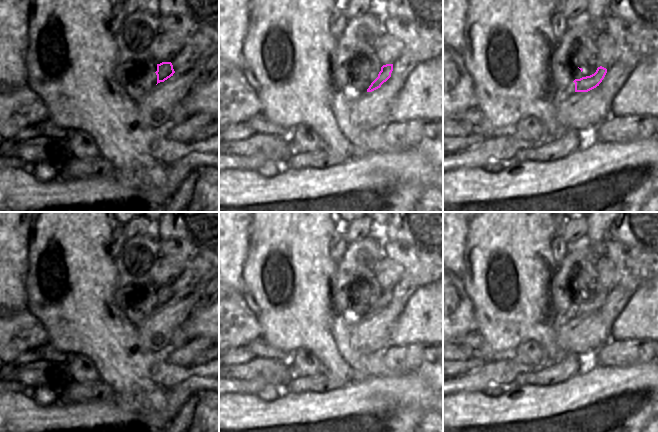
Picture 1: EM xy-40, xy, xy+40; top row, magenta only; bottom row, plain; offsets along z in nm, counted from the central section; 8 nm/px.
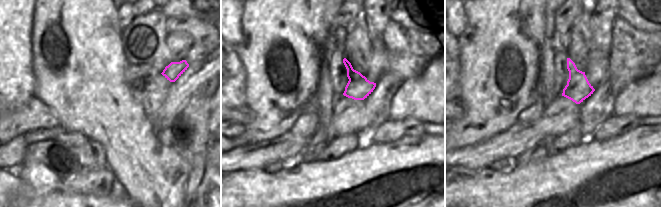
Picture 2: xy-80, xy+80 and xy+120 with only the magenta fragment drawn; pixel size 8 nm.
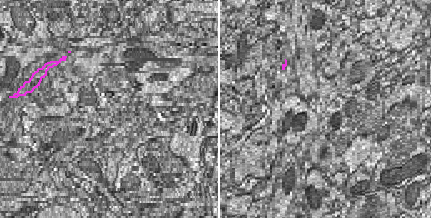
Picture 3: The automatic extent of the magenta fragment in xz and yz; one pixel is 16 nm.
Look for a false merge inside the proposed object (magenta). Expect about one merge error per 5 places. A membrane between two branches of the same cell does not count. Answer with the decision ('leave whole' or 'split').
leave whole

